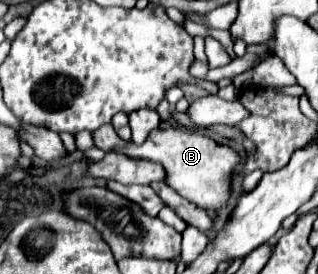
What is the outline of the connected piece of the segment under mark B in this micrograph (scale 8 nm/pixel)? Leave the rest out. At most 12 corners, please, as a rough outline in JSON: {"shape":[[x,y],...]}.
{"shape":[[174,127],[112,151],[160,163],[206,211],[226,205],[240,155]]}

